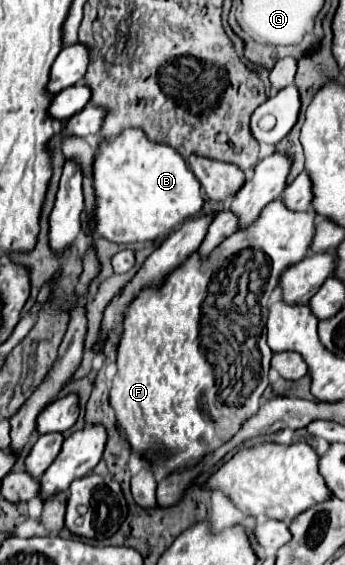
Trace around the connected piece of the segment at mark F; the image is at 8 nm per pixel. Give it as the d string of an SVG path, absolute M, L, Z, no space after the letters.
M276 199L262 209L254 225L238 229L208 257L192 253L166 275L164 285L140 289L126 307L110 405L128 443L138 449L142 457L148 457L152 465L164 465L170 471L196 465L206 453L230 441L240 425L258 411L260 397L268 387L272 359L272 351L266 345L266 317L262 327L262 307L258 299L268 299L278 287L286 267L302 261L310 253L314 219L314 211L294 213Z

